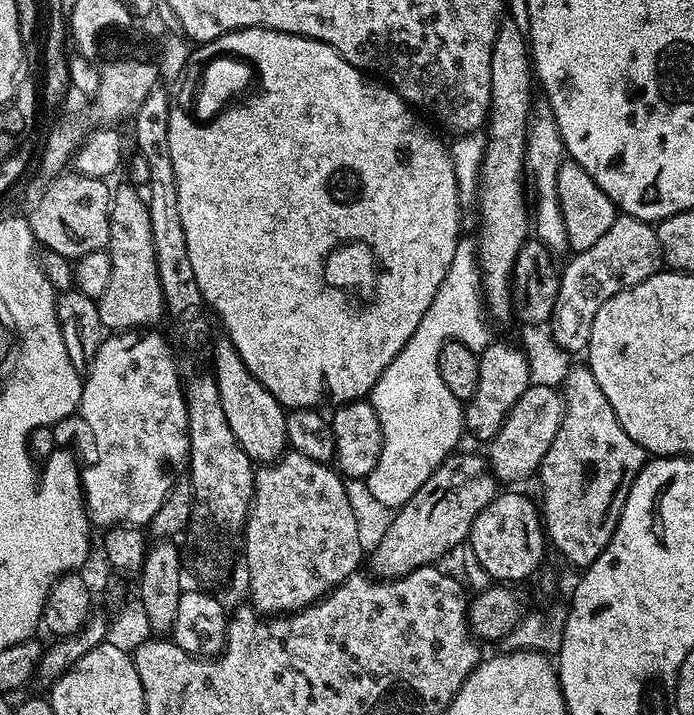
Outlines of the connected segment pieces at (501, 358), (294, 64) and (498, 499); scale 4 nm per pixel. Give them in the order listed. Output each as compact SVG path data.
M493 342L488 344L479 352L478 362L478 390L466 401L464 408L464 426L467 435L477 436L483 442L490 442L498 430L502 430L502 422L514 410L514 402L522 398L522 394L531 384L530 366L520 346L515 343L499 344Z
M239 28L237 32L227 32L226 35L219 36L217 40L212 40L209 44L199 45L198 55L208 56L211 52L224 52L224 48L244 52L244 56L252 56L252 60L260 64L260 72L264 72L264 96L260 96L260 100L255 100L252 108L240 108L240 112L228 112L228 116L220 116L220 120L216 120L212 128L196 128L196 124L188 124L188 116L170 114L170 159L174 162L174 178L178 182L178 210L182 217L182 230L186 230L186 251L190 253L190 267L194 270L194 278L198 278L198 290L202 290L205 305L211 311L212 308L216 311L221 326L228 331L225 332L226 339L232 343L234 350L238 350L242 362L246 362L246 370L250 370L250 374L254 374L254 378L258 378L262 386L266 386L266 390L270 390L270 394L274 394L276 401L283 404L285 409L315 409L320 399L332 404L331 406L348 404L353 400L363 400L371 393L378 378L386 370L386 366L394 362L402 346L410 342L410 334L418 330L418 322L422 322L422 314L430 310L430 302L434 302L434 294L438 294L438 286L442 286L442 278L446 278L446 270L450 270L454 250L462 238L458 182L454 182L454 157L448 153L447 146L419 120L421 117L413 111L408 101L403 100L391 86L385 86L379 79L369 78L361 69L346 62L346 58L339 56L331 46L323 44L320 40L307 40L305 36L295 36L273 28Z
M501 491L474 518L470 545L476 560L489 572L496 582L524 580L544 560L546 533L541 509L528 496L520 492Z

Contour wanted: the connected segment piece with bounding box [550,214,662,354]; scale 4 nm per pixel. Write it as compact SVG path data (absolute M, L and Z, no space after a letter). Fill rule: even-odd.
M617 215L614 226L590 246L590 250L582 250L571 257L573 260L568 265L563 265L560 272L560 285L558 286L558 298L554 302L554 314L551 318L554 342L569 354L583 353L590 342L590 326L594 326L594 314L598 314L598 306L602 302L610 302L614 294L618 294L627 288L633 288L638 282L650 278L654 273L661 271L662 257L660 243L655 227L647 220L639 220L633 216Z

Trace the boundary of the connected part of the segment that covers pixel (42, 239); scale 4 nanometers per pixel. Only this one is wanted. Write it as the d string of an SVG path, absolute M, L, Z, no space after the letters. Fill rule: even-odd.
M75 170L49 180L38 206L31 208L26 216L37 241L47 251L62 254L73 262L92 251L107 249L112 192L106 185L103 179L80 175Z

